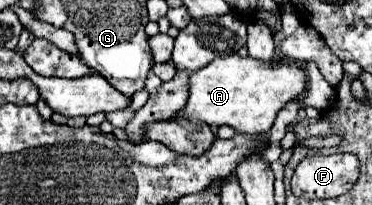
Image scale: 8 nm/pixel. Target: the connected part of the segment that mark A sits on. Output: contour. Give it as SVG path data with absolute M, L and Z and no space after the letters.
M239 54L217 56L209 66L191 74L191 92L187 106L177 114L189 120L201 120L211 128L231 126L241 134L269 132L277 112L307 88L307 74L295 62L259 62Z

